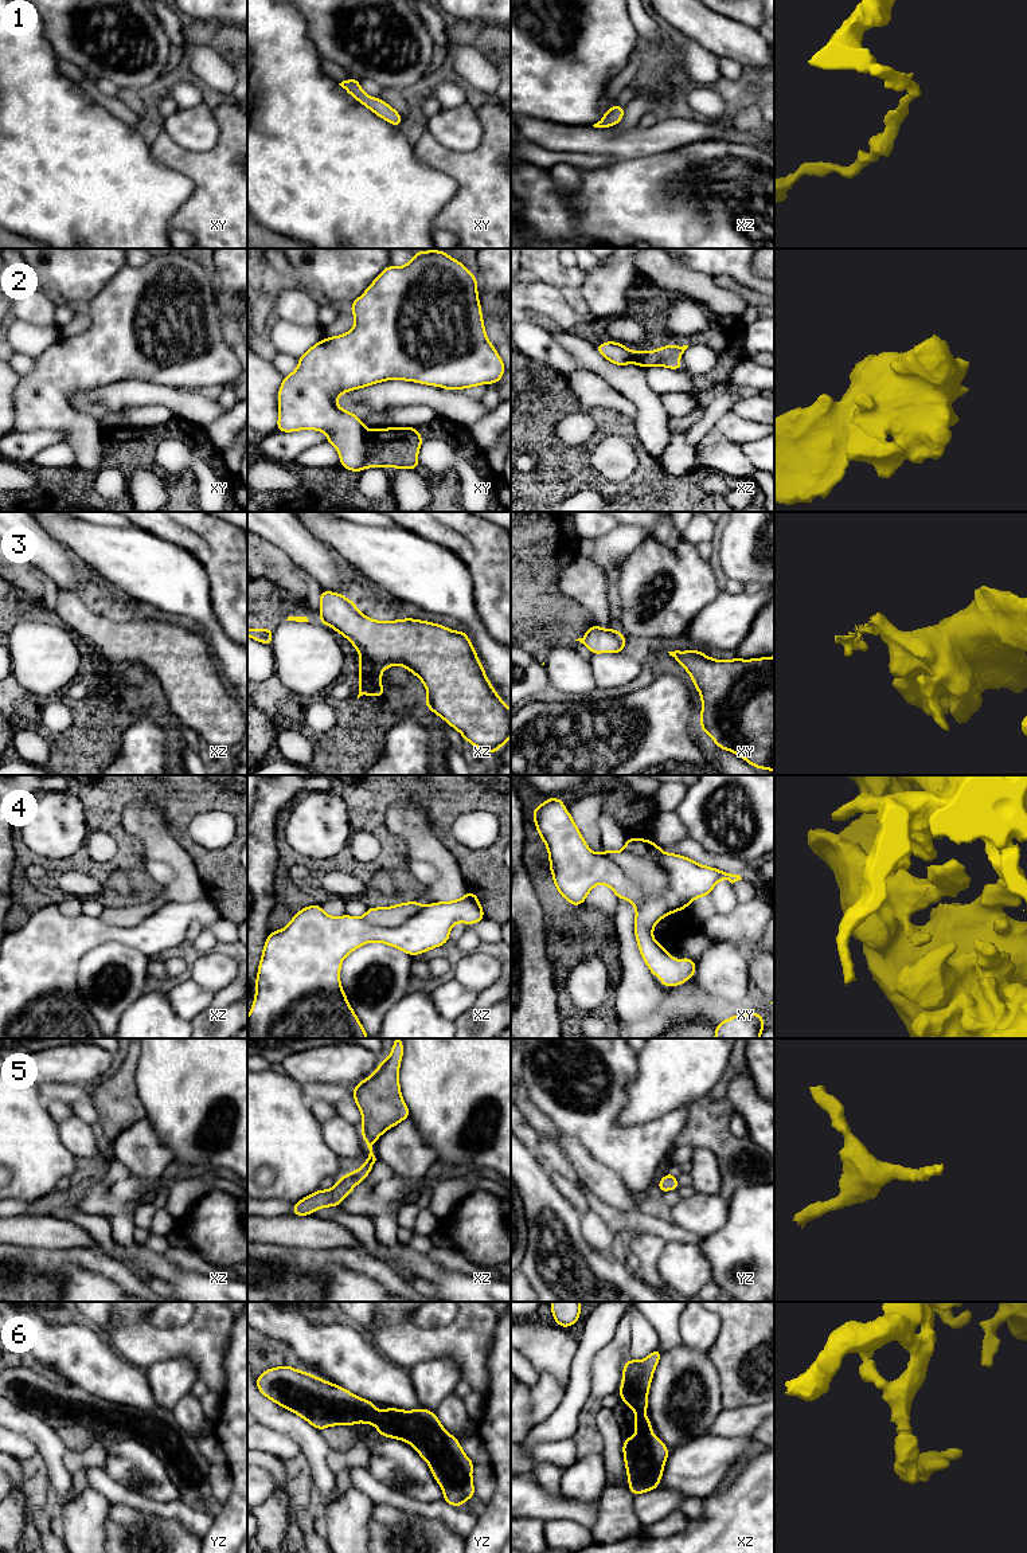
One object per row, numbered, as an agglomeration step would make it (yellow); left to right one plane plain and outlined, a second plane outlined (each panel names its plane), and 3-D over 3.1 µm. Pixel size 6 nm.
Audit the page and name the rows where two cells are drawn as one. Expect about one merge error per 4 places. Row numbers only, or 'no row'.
2, 3, 4

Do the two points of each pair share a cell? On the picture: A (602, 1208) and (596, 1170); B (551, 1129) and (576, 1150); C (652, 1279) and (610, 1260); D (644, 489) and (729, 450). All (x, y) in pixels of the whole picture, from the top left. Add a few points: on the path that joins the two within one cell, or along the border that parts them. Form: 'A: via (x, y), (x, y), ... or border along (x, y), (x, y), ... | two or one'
A: border along (582, 1182), (604, 1201), (619, 1209), (631, 1211) | two
B: via (557, 1134), (570, 1146) | one
C: border along (636, 1272), (653, 1287) | two
D: border along (692, 469), (707, 469), (710, 472) | two

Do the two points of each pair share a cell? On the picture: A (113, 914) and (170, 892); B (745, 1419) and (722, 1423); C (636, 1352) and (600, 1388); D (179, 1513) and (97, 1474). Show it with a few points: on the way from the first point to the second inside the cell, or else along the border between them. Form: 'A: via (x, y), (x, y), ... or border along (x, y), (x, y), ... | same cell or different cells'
A: via (127, 914), (136, 914), (156, 903) | same cell
B: via (740, 1422), (727, 1423) | same cell
C: border along (631, 1325), (631, 1346), (627, 1356) | different cells
D: via (159, 1509), (117, 1494) | same cell

